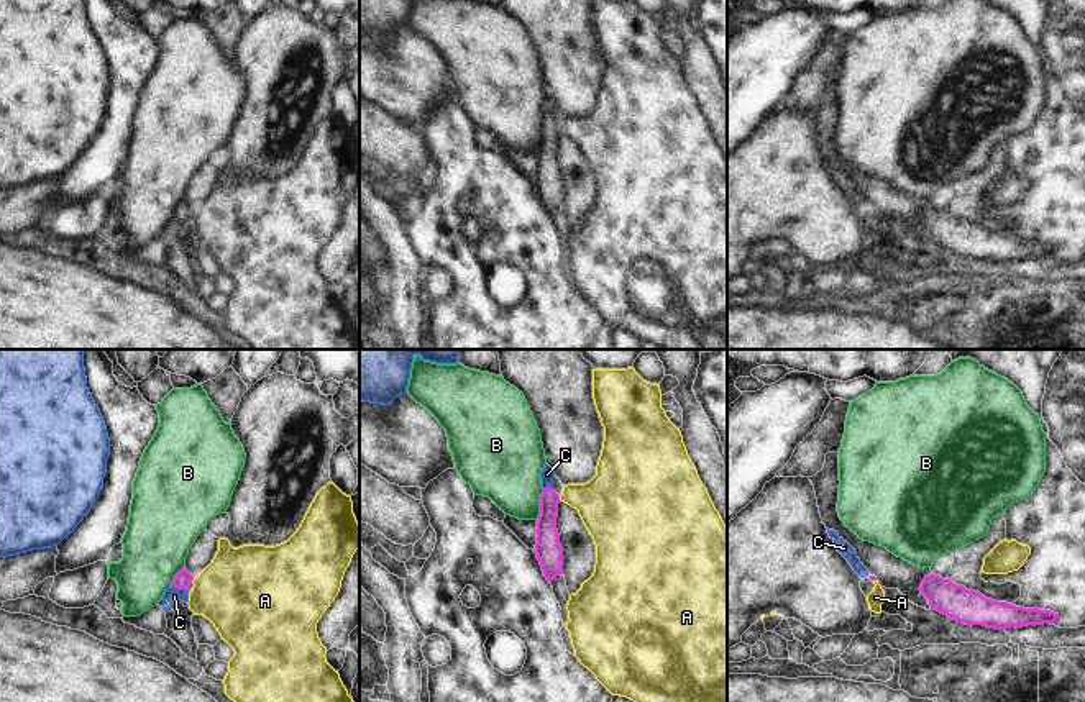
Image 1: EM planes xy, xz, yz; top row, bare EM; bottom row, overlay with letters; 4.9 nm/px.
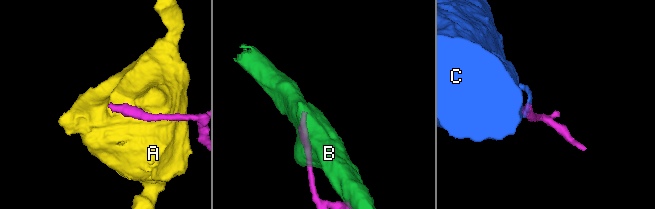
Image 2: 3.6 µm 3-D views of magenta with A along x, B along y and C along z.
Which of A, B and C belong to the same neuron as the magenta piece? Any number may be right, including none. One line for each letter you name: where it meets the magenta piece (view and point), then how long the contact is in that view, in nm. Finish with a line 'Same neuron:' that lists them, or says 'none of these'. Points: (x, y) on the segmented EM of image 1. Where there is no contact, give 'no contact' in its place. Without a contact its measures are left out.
C: meets magenta in xy at (181, 588); contact 90 nm long
Same neuron: C

